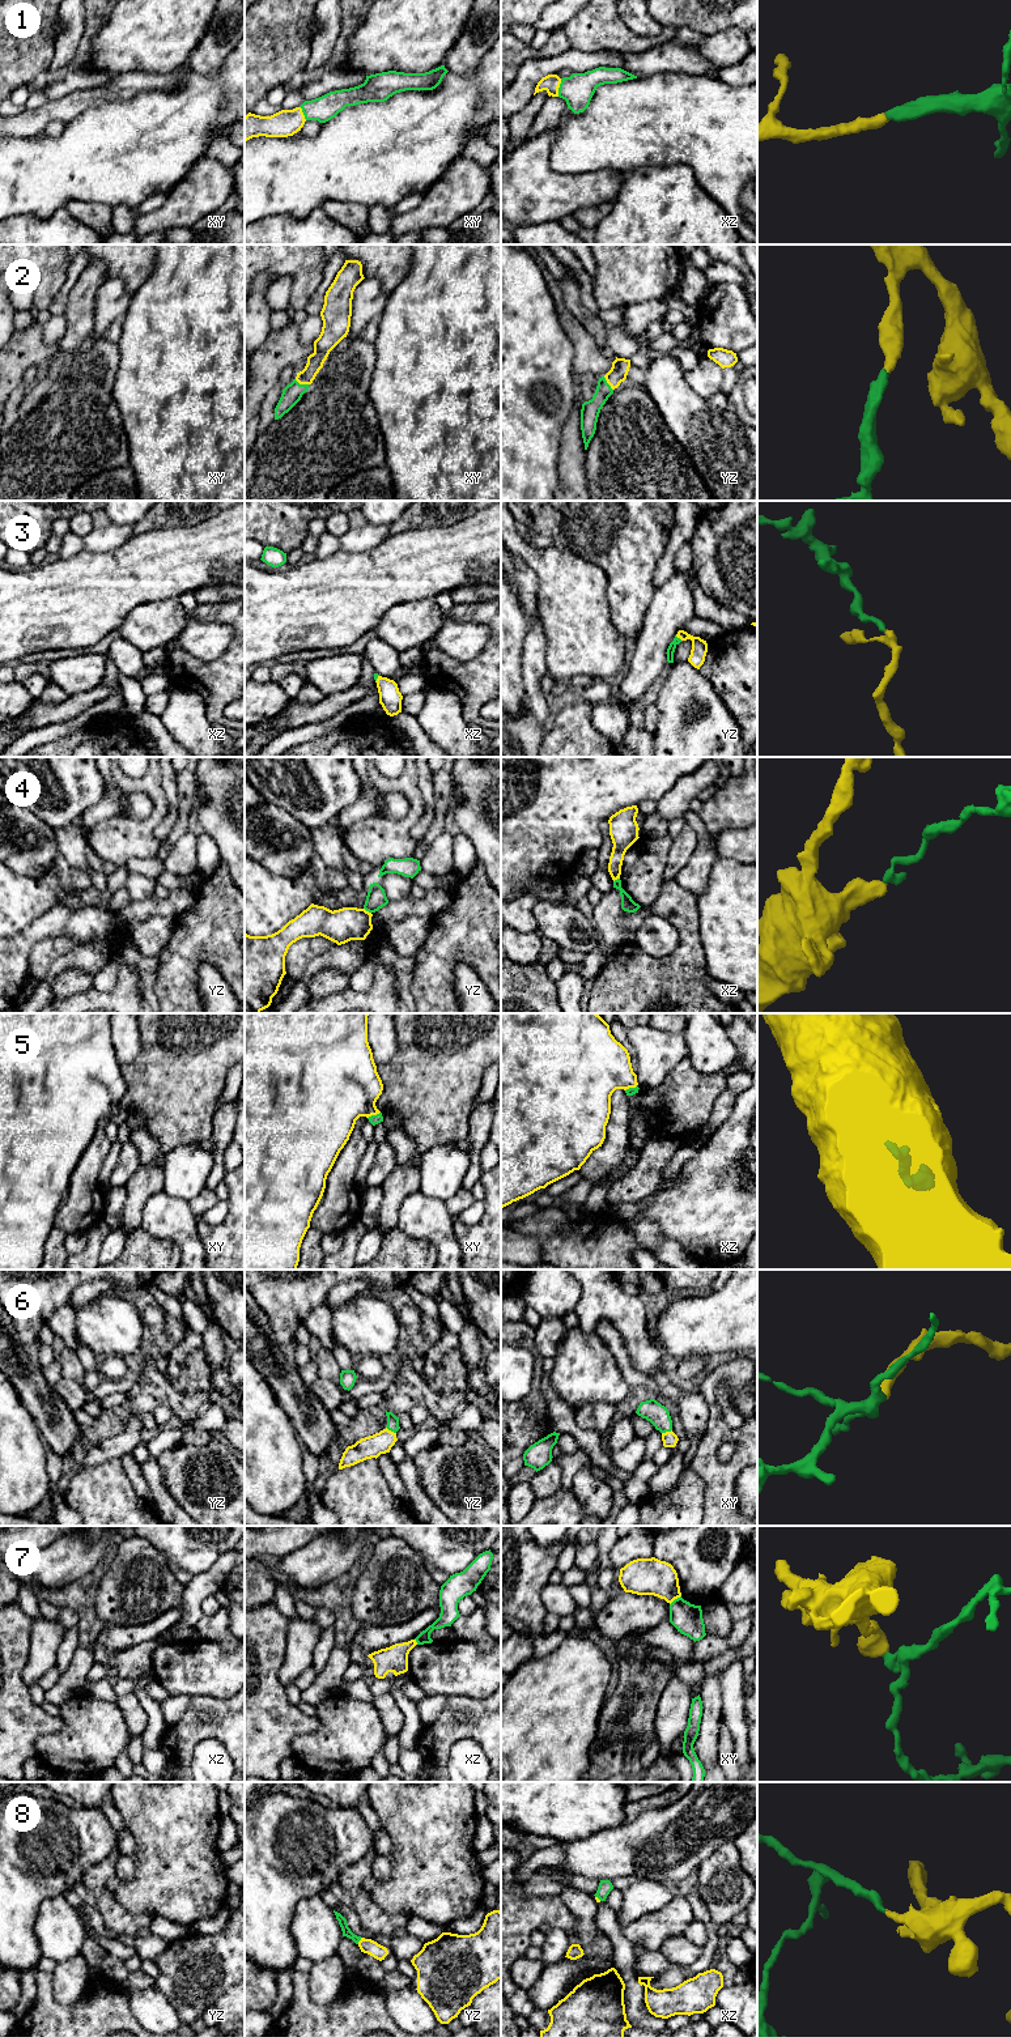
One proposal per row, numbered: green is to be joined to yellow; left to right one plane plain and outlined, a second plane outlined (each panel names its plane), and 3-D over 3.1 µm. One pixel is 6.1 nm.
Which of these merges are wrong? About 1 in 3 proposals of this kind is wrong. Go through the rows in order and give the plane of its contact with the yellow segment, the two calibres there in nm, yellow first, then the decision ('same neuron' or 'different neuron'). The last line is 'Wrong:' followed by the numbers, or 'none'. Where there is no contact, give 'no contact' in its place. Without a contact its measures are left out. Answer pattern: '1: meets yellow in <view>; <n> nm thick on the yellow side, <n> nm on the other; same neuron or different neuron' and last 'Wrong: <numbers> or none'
1: meets yellow in xz; 110 nm thick on the yellow side, 190 nm on the other; same neuron
2: meets yellow in xy; 110 nm thick on the yellow side, 120 nm on the other; same neuron
3: meets yellow in yz; 100 nm thick on the yellow side, 50 nm on the other; same neuron
4: meets yellow in yz; 220 nm thick on the yellow side, 120 nm on the other; different neuron
5: meets yellow in xy; 420 nm thick on the yellow side, 60 nm on the other; same neuron
6: meets yellow in yz; 140 nm thick on the yellow side, 80 nm on the other; same neuron
7: meets yellow in xy; 220 nm thick on the yellow side, 180 nm on the other; different neuron
8: meets yellow in yz; 90 nm thick on the yellow side, 50 nm on the other; same neuron
Wrong: 4, 7

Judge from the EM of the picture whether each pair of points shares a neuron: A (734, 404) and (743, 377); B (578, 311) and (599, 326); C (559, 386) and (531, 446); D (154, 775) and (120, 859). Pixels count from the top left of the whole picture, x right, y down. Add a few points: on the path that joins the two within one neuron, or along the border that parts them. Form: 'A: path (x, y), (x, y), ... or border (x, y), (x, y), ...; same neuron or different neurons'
A: path (735, 398), (740, 383); same neuron
B: path (583, 315), (594, 326); same neuron
C: path (544, 400), (531, 413), (531, 432); same neuron
D: path (157, 796), (157, 815), (134, 838); same neuron

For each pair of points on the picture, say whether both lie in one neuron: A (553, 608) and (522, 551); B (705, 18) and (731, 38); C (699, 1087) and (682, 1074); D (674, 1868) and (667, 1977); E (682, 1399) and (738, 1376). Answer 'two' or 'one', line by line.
A: one
B: two
C: one
D: two
E: two

